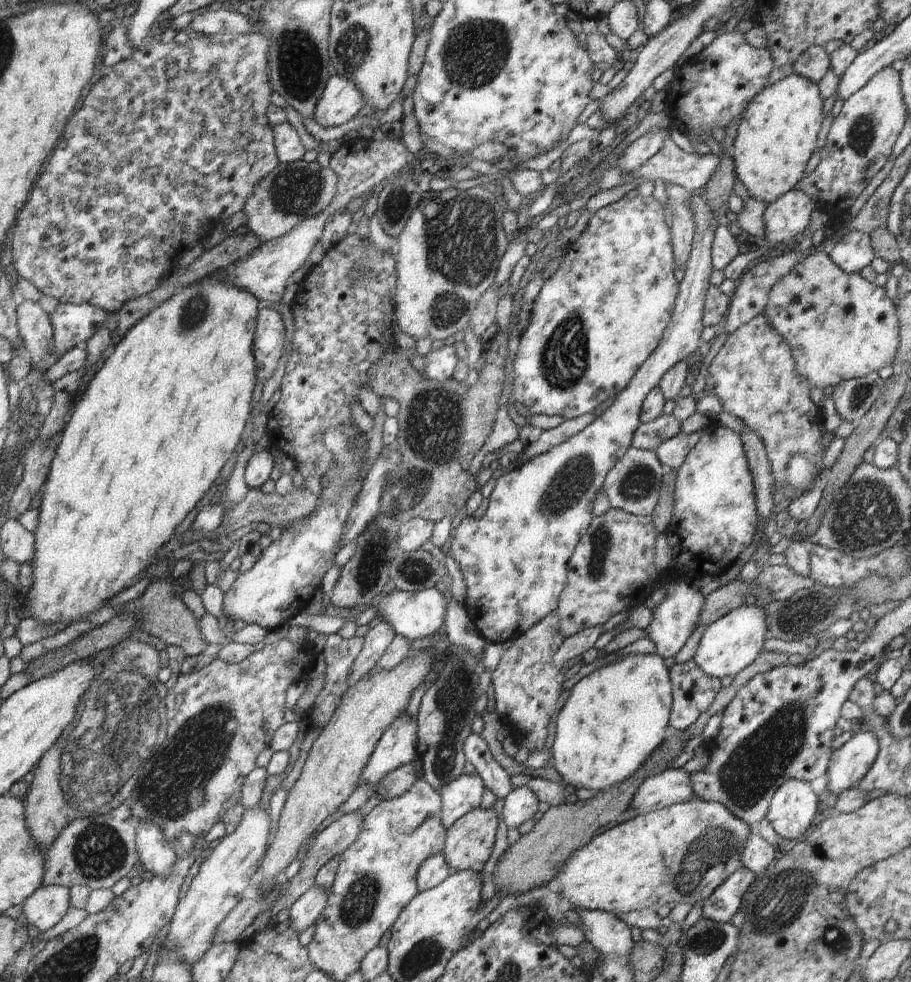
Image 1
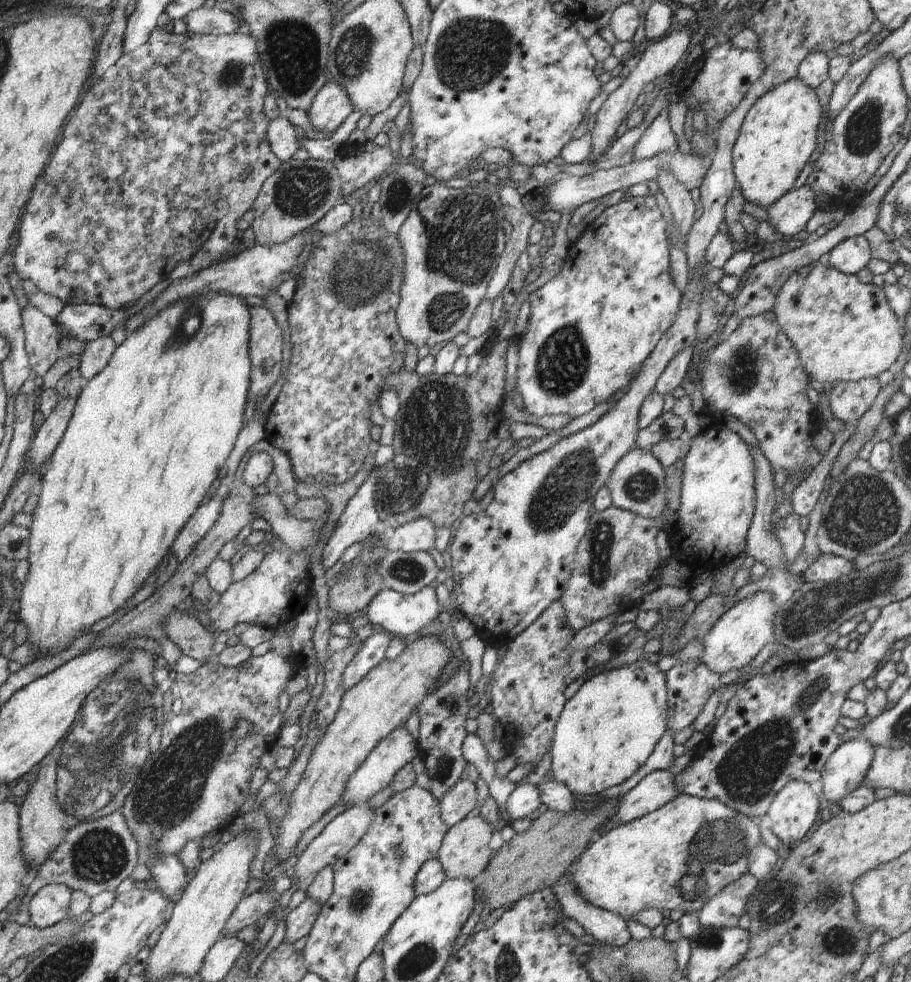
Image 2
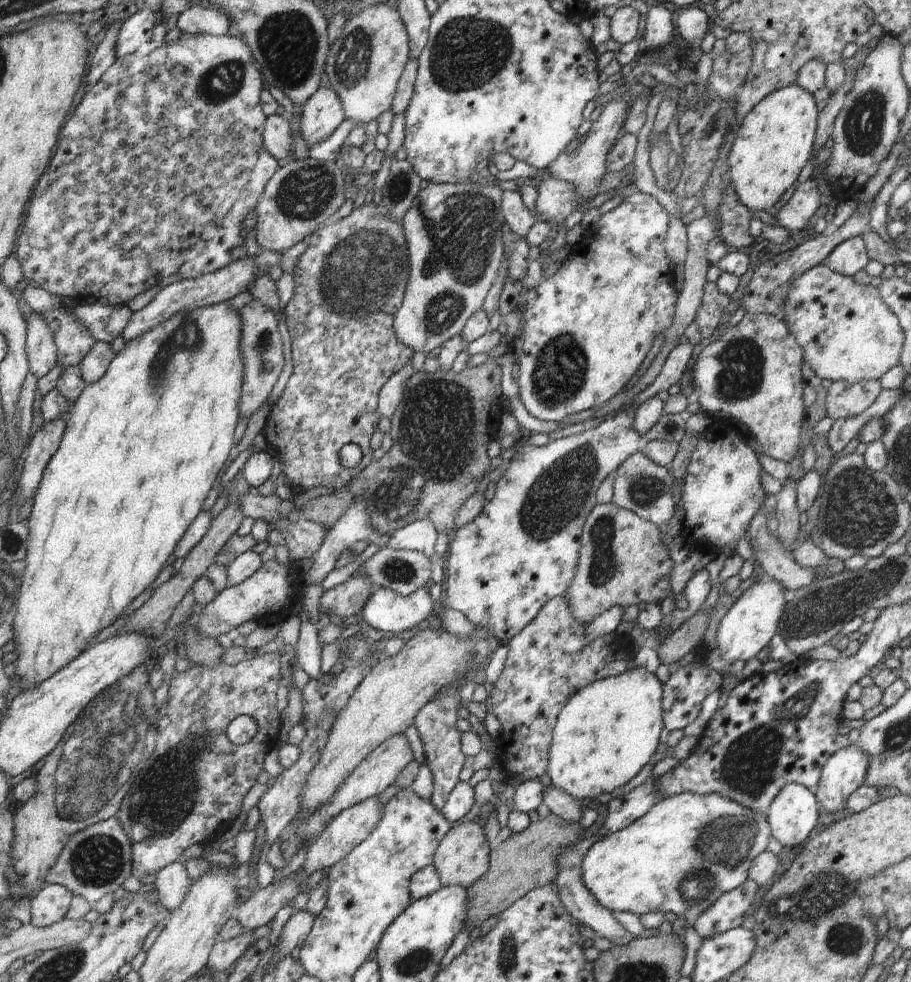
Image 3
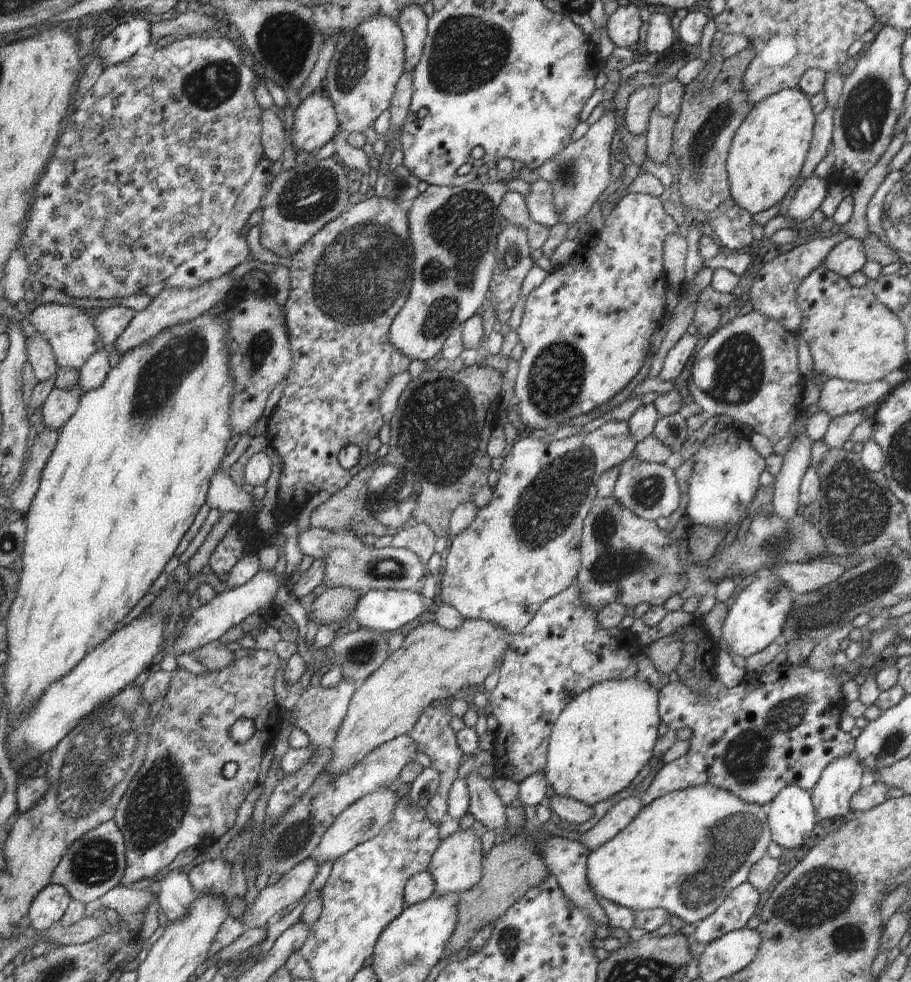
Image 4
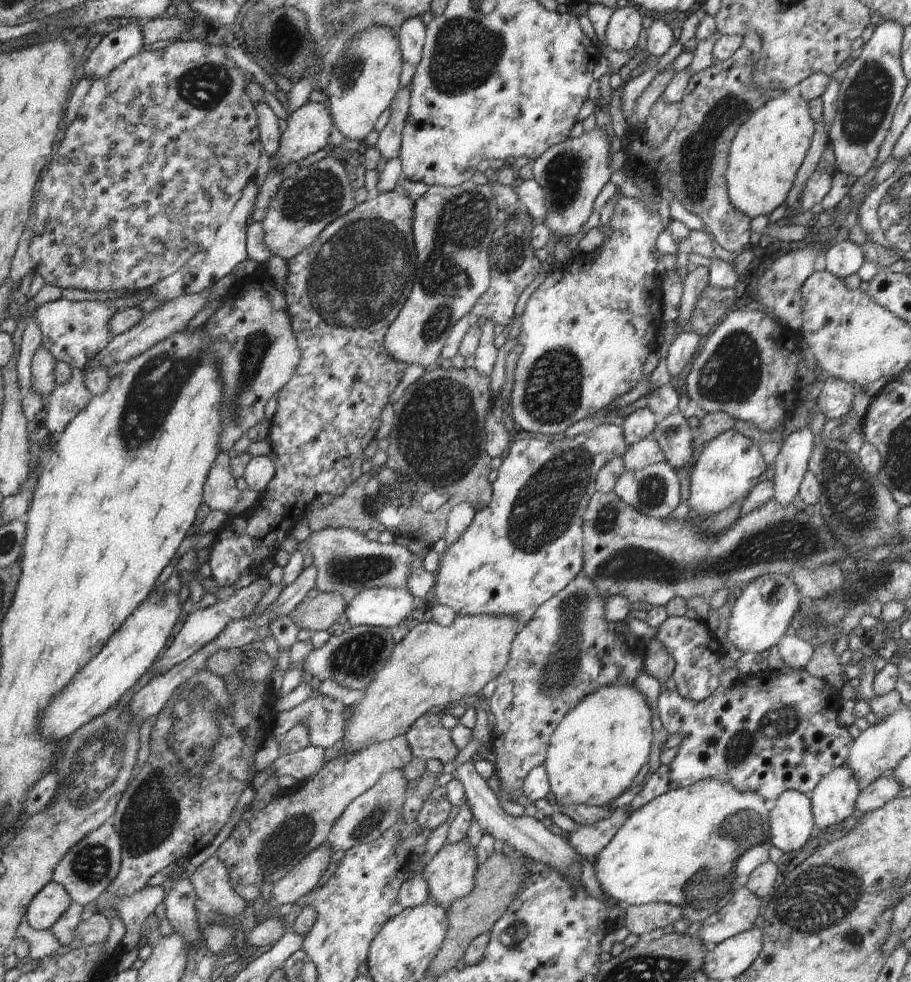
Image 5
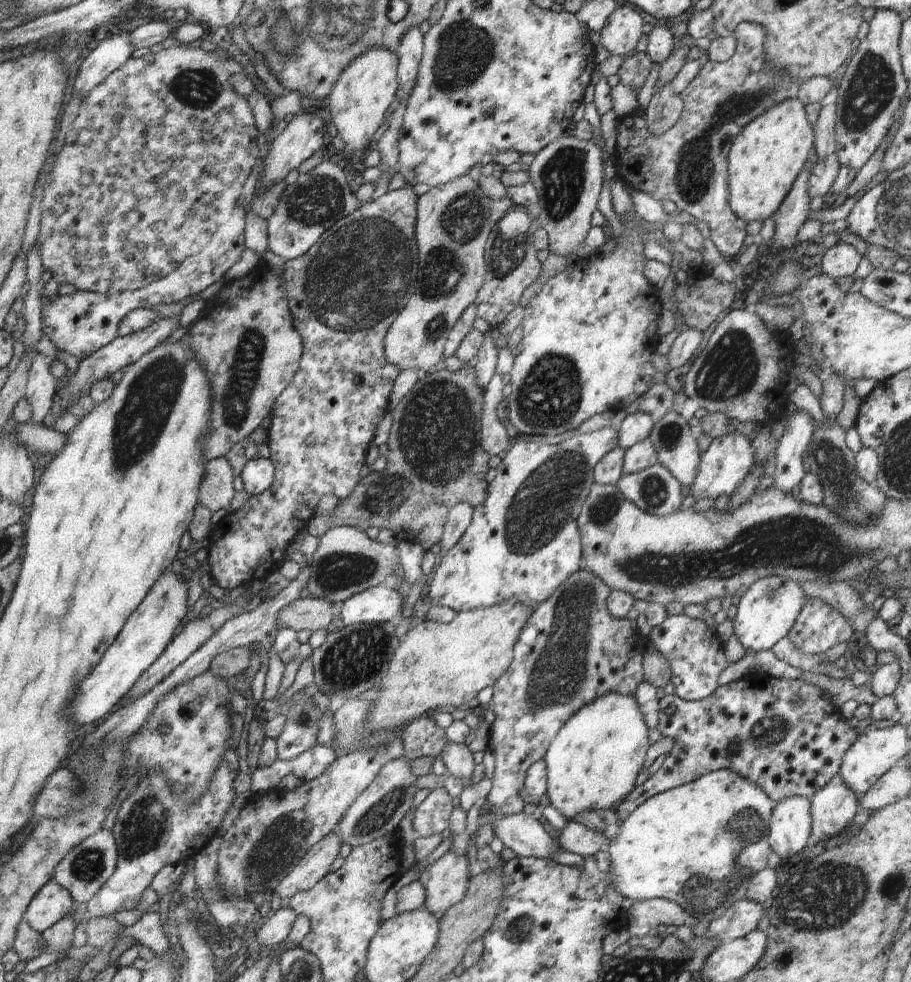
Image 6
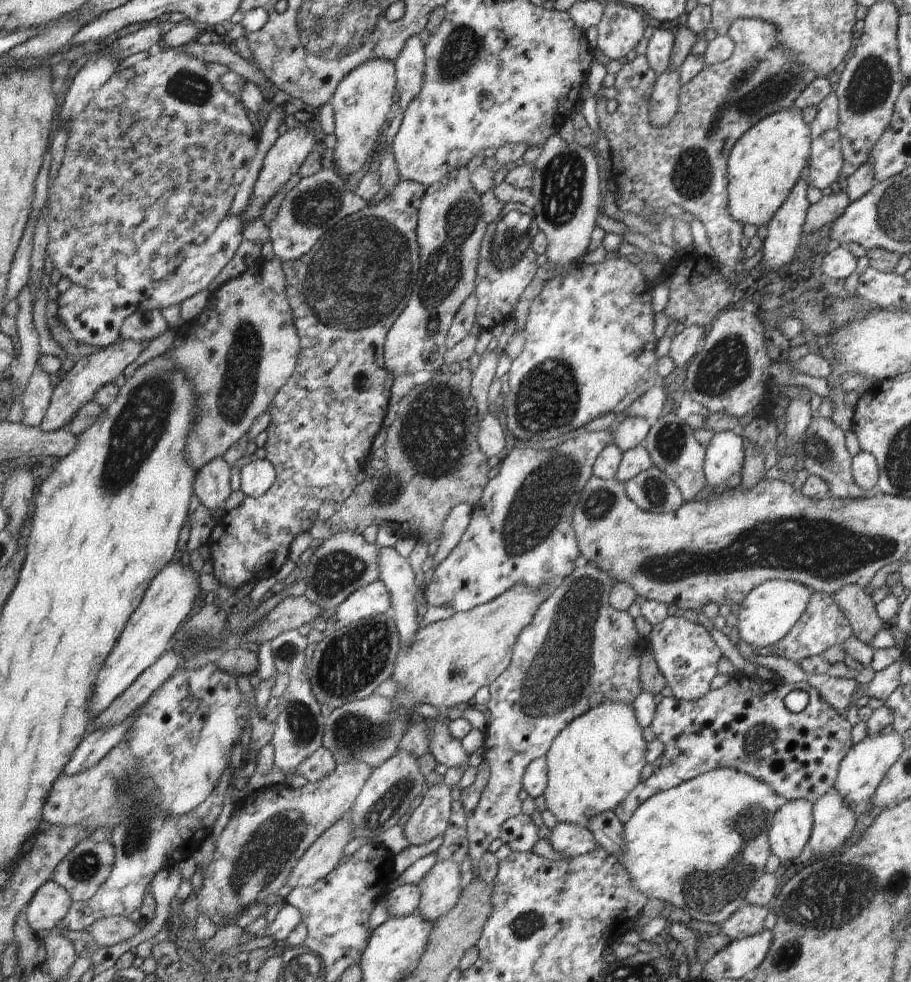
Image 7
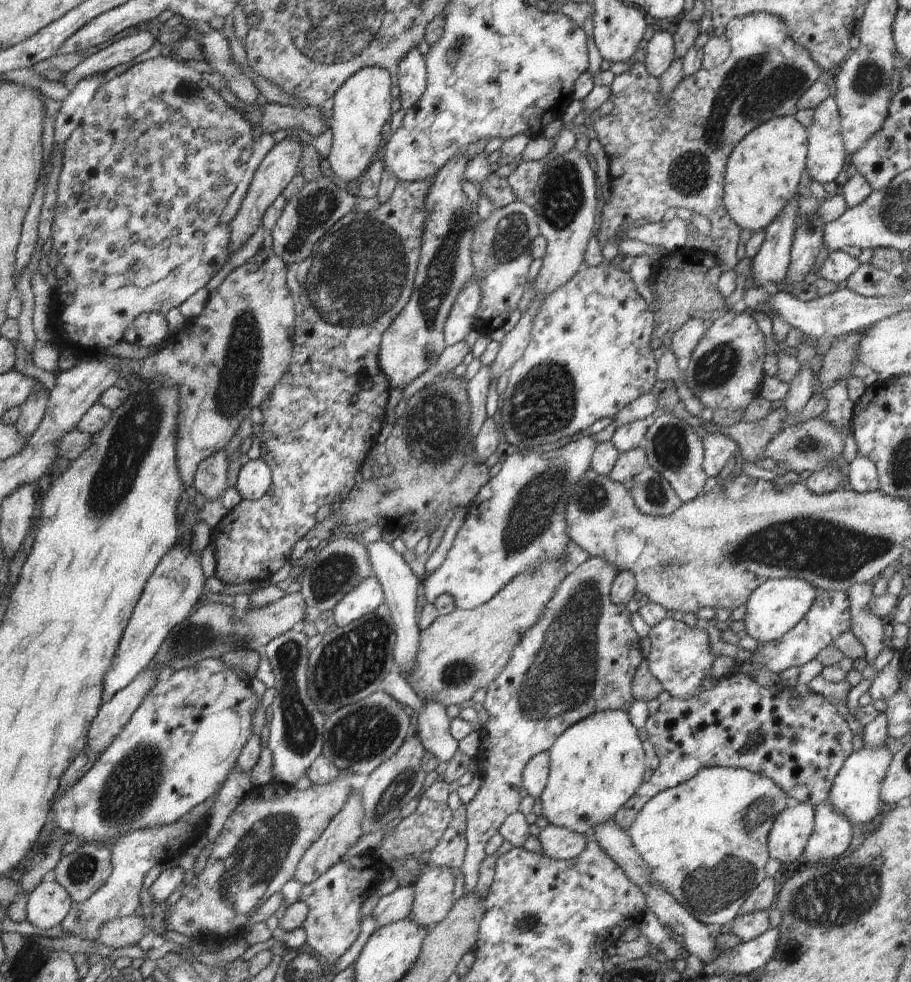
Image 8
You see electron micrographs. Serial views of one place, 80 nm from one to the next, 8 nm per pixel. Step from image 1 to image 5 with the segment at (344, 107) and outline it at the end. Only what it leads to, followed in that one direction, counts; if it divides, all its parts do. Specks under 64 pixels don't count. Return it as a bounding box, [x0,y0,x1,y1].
[273,97,334,170]

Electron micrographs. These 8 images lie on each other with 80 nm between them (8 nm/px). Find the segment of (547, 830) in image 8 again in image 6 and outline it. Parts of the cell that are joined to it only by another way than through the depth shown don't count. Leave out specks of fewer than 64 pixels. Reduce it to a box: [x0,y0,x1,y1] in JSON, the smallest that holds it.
[558,821,609,857]

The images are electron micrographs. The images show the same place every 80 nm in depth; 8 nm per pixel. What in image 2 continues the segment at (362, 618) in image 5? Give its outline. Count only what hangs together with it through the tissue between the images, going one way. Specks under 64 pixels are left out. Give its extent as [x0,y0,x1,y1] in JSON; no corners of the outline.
[366,586,445,640]

